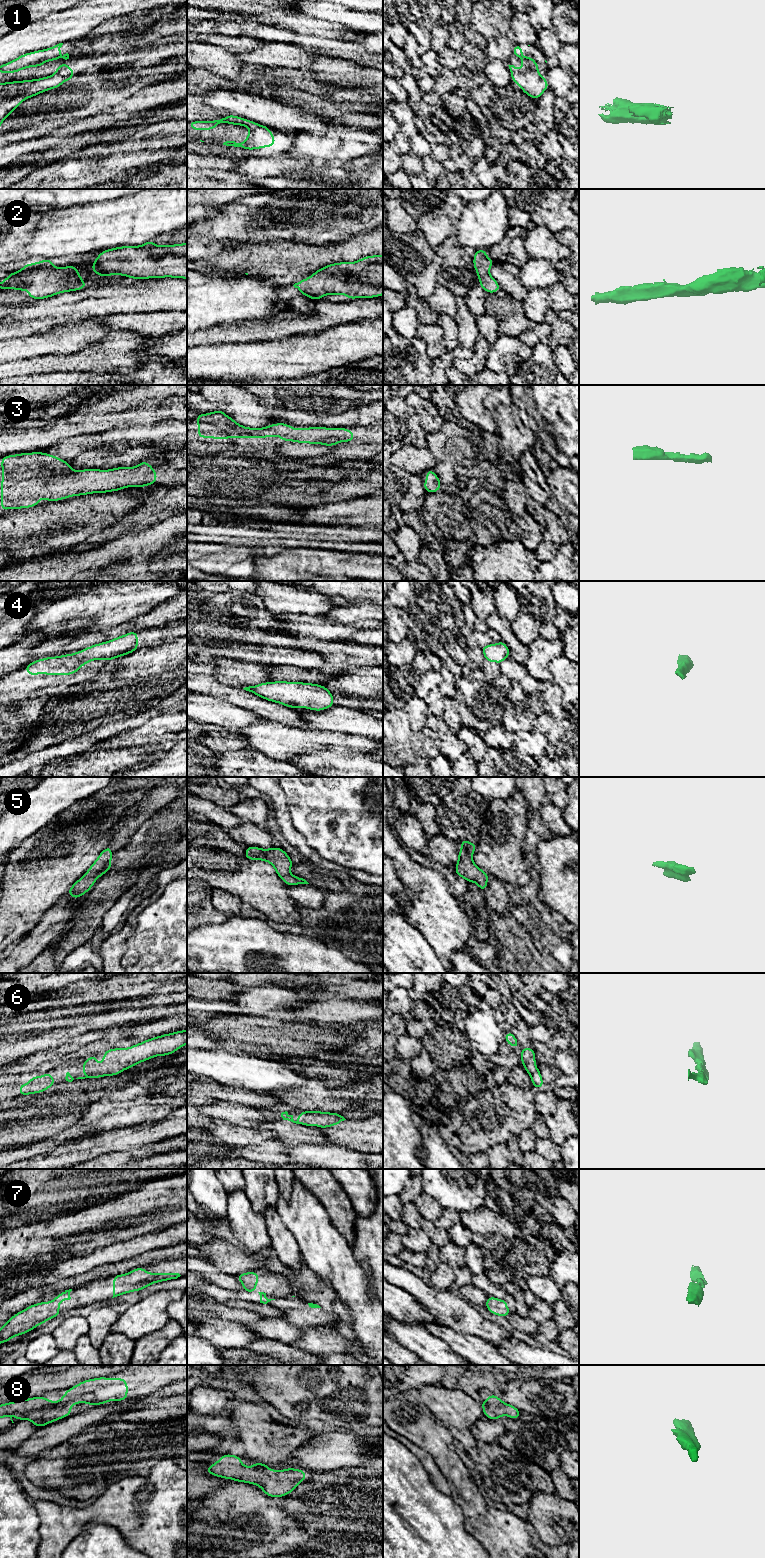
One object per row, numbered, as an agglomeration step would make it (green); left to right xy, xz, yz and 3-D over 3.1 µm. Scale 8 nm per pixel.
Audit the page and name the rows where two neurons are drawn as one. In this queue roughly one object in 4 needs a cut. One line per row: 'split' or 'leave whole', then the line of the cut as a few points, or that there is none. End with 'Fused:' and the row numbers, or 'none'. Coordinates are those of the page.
1: leave whole | no cut
2: leave whole | no cut
3: leave whole | no cut
4: leave whole | no cut
5: leave whole | no cut
6: leave whole | no cut
7: leave whole | no cut
8: leave whole | no cut
Fused: none

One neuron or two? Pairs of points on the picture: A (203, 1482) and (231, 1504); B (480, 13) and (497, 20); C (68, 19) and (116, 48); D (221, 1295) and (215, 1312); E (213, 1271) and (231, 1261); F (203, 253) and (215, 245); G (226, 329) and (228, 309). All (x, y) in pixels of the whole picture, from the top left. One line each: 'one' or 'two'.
A: two
B: one
C: two
D: two
E: two
F: one
G: two

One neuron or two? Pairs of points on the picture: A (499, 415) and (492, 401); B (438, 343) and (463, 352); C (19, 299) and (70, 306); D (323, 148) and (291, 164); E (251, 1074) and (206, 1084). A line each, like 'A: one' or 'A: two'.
A: two
B: two
C: two
D: two
E: one

